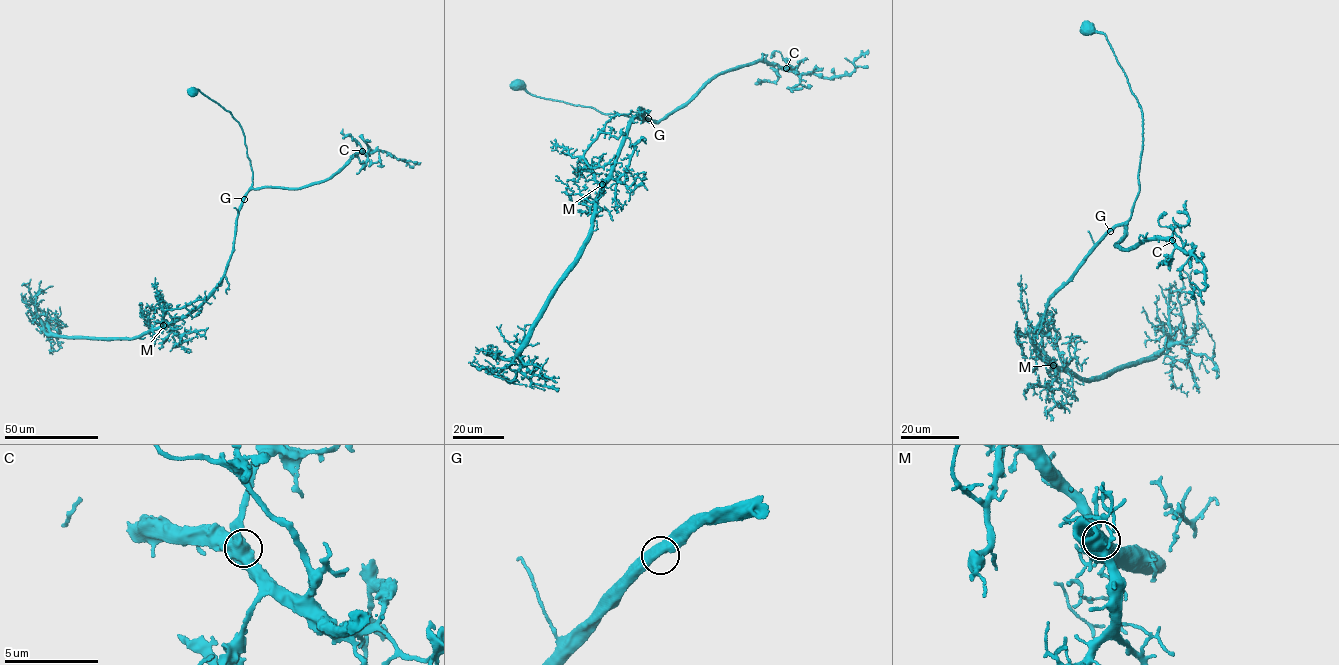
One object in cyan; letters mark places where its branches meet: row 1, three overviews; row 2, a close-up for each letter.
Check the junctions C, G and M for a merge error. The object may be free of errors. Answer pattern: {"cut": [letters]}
{"cut": []}

